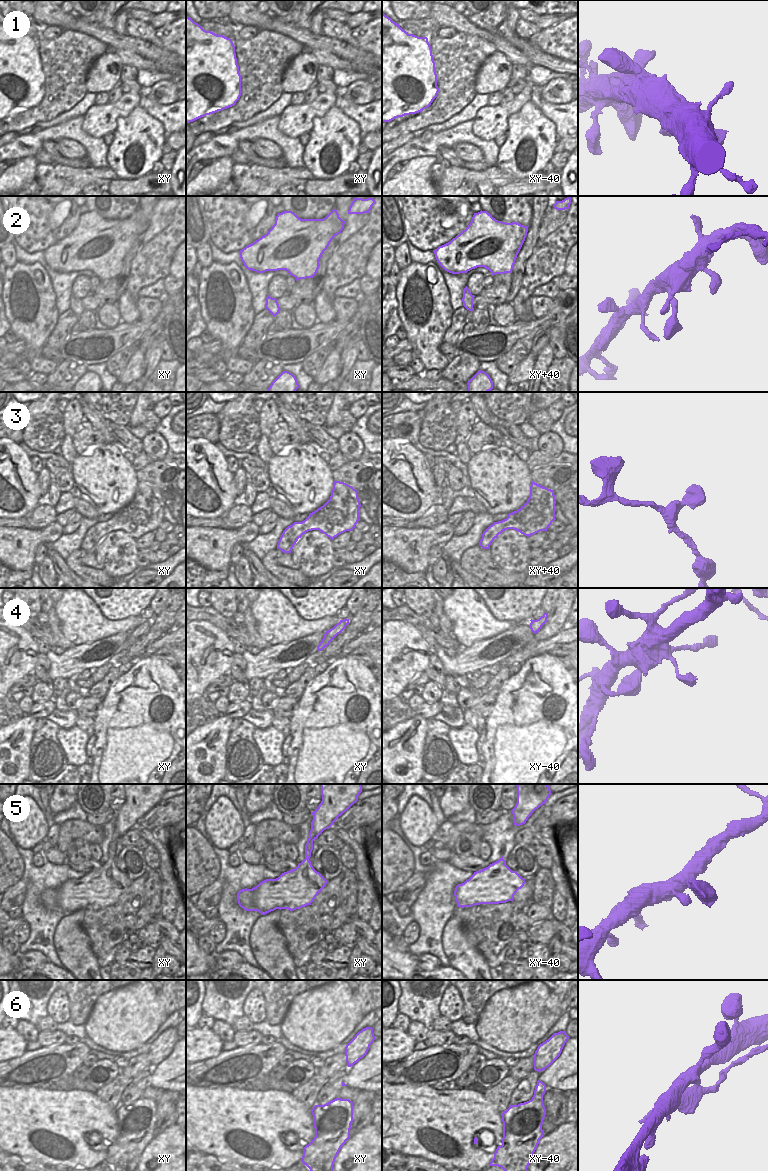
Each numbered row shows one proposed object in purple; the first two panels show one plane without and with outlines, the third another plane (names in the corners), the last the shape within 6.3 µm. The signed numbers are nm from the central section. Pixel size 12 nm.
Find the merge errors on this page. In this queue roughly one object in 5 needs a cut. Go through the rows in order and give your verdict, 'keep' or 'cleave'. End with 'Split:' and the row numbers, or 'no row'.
1: keep
2: keep
3: keep
4: keep
5: keep
6: cleave
Split: 6

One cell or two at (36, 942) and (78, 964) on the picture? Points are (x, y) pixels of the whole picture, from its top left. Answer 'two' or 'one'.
two

